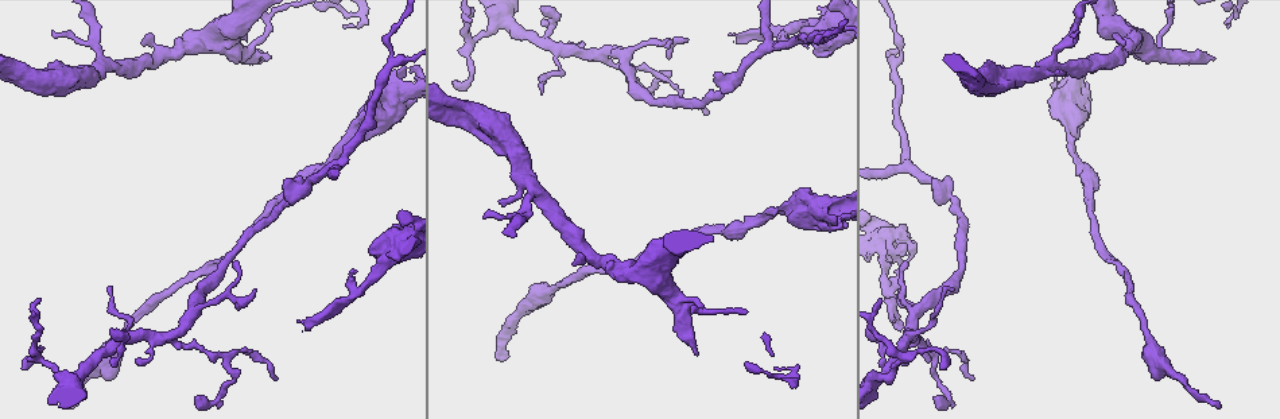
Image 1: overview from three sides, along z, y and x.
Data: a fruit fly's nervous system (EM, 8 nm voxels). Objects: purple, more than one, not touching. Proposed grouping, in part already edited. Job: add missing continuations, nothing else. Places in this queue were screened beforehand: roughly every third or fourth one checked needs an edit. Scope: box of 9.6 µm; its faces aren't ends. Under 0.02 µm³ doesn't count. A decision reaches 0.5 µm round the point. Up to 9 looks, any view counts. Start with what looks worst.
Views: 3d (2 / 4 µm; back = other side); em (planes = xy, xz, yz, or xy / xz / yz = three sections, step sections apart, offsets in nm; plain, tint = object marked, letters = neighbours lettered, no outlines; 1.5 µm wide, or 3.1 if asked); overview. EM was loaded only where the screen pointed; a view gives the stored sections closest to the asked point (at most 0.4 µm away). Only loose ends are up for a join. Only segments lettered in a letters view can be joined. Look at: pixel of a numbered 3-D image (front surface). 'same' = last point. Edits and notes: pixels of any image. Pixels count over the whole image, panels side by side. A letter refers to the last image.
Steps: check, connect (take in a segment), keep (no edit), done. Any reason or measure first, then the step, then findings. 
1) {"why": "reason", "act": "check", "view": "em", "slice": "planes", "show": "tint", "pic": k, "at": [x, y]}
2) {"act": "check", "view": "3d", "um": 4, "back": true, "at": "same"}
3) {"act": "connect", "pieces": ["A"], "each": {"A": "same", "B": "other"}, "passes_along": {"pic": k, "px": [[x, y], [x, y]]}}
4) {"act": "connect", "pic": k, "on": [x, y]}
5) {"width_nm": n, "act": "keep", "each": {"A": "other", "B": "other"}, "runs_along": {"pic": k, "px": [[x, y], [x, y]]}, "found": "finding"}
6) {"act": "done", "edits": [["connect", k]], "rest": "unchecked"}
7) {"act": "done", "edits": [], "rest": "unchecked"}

{"why": "free end", "act": "check", "view": "em", "slice": "planes", "show": "letters", "pic": 1, "at": [695, 351]}

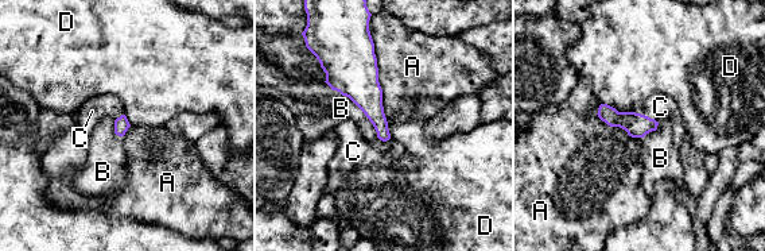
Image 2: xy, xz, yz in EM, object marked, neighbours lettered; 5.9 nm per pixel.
{"act": "connect", "pieces": ["C"], "each": {"A": "other", "B": "other", "C": "same", "D": "other"}, "found": "the neuron continues"}

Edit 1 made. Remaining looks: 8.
{"why": "redraw", "act": "check", "view": "overview"}

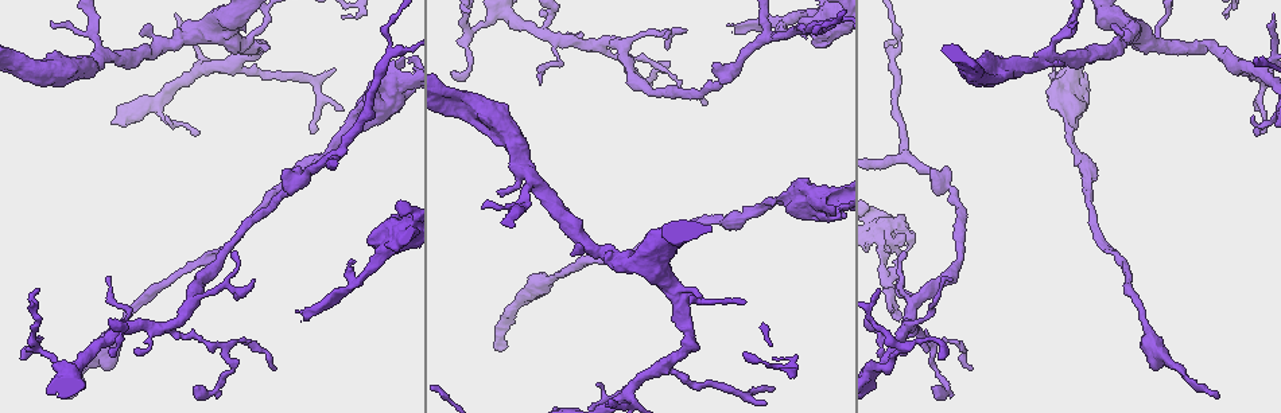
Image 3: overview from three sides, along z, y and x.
{"why": "free end", "act": "check", "view": "em", "slice": "xy", "step": 8, "show": "tint", "pic": 3, "at": [894, 313]}

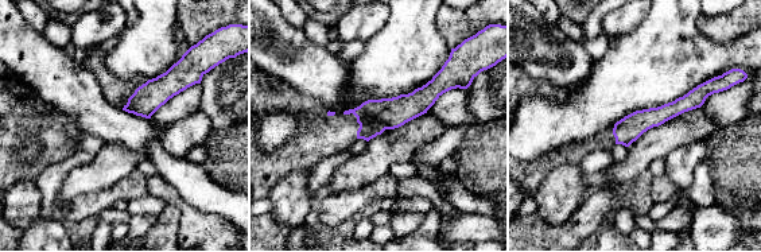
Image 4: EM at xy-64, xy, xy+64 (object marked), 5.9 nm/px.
{"why": "cut it another way", "act": "check", "view": "em", "slice": "planes", "show": "letters", "at": "same"}

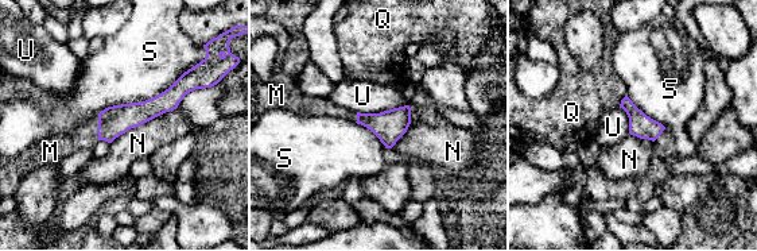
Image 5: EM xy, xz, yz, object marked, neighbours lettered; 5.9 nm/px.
{"act": "connect", "pieces": ["M"], "each": {"M": "same", "N": "other", "Q": "other", "S": "other", "U": "other"}, "passes_along": {"pic": 5, "px": [[115, 120], [99, 127], [85, 135]]}, "found": "the neuron continues"}

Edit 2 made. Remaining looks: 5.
{"why": "branch stops here", "act": "check", "view": "3d", "um": 4, "pic": 3, "at": [1076, 21]}

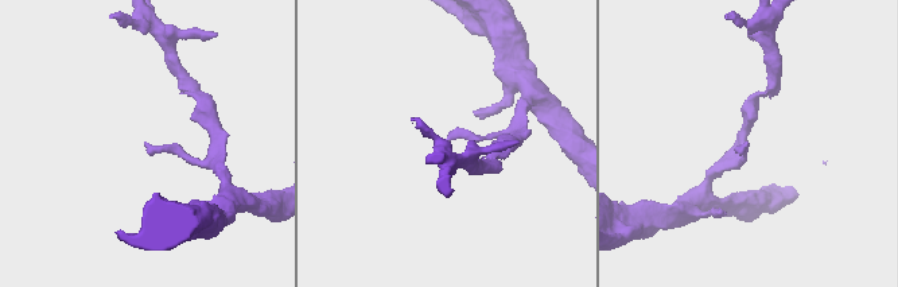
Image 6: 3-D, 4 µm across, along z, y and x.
{"act": "check", "view": "em", "slice": "xz", "step": 4, "show": "letters", "pic": 6, "at": [747, 145]}

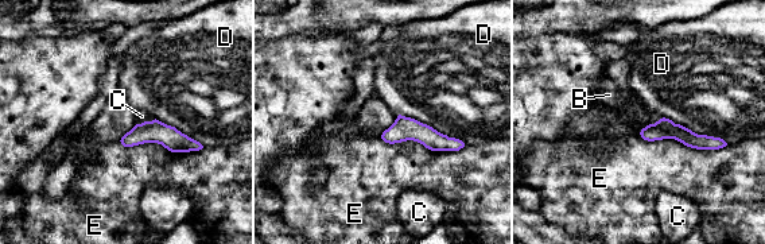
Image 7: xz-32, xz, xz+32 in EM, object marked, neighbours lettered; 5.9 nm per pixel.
{"act": "keep", "each": {"B": "other", "C": "other", "D": "other", "E": "other"}, "runs_along": {"pic": 7, "px": [[644, 132], [721, 143]]}, "found": "none of them fits"}

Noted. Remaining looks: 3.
{"why": "tapers out", "act": "check", "view": "em", "slice": "xz", "step": 8, "show": "tint", "pic": 3, "at": [708, 102]}

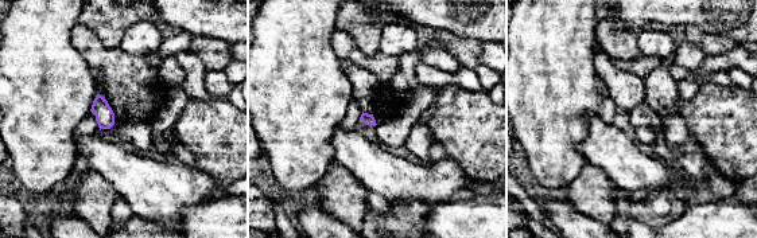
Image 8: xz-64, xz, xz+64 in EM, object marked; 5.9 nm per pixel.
{"act": "check", "view": "em", "slice": "planes", "show": "letters", "at": "same"}

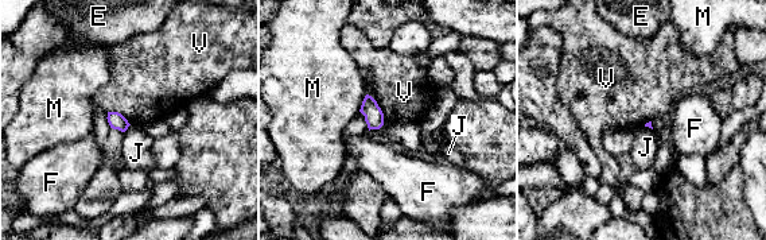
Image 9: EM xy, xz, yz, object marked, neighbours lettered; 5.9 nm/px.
{"longest_contact_nm": ["V", 190], "act": "keep", "each": {"E": "other", "F": "other", "J": "other", "M": "other", "V": "other"}, "border": {"pic": 9, "px": [[376, 101], [382, 124], [369, 131]]}, "found": "no lettered segment goes on from it"}

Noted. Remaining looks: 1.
{"act": "done", "edits": [["connect", 2], ["connect", 5]], "rest": "unchecked"}

